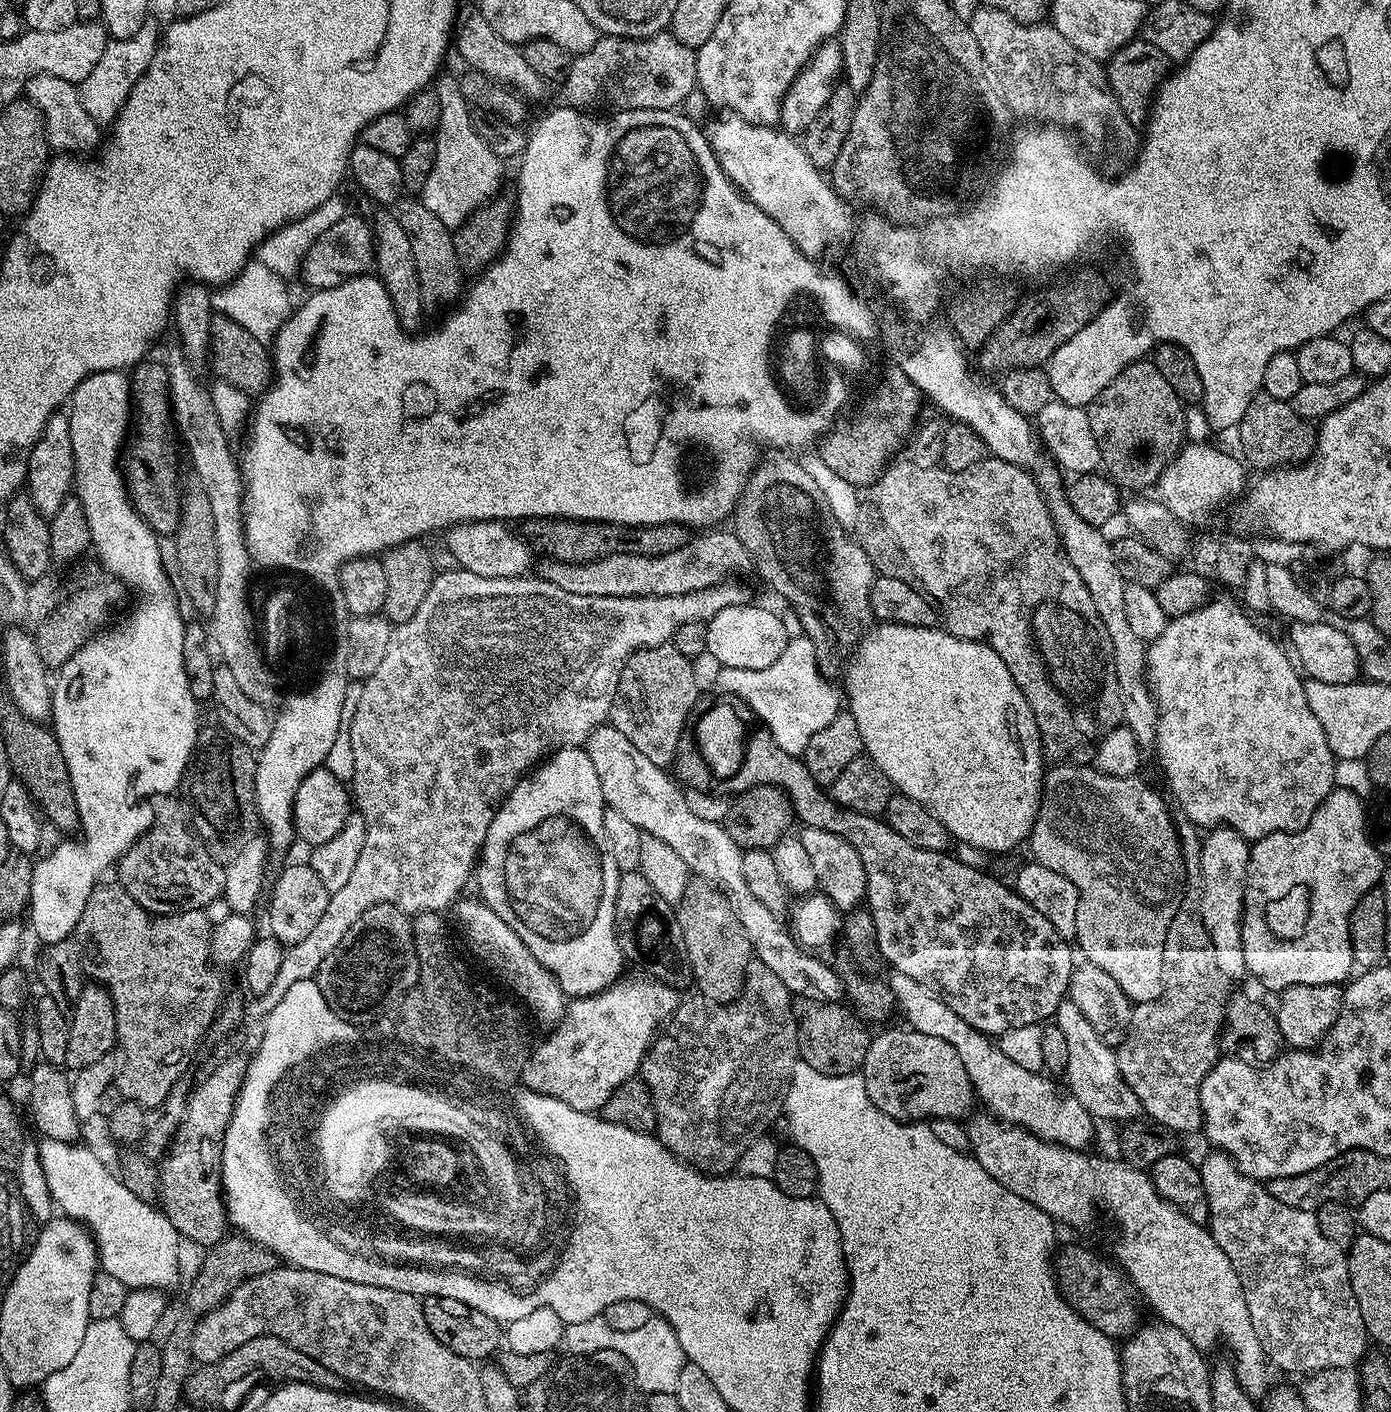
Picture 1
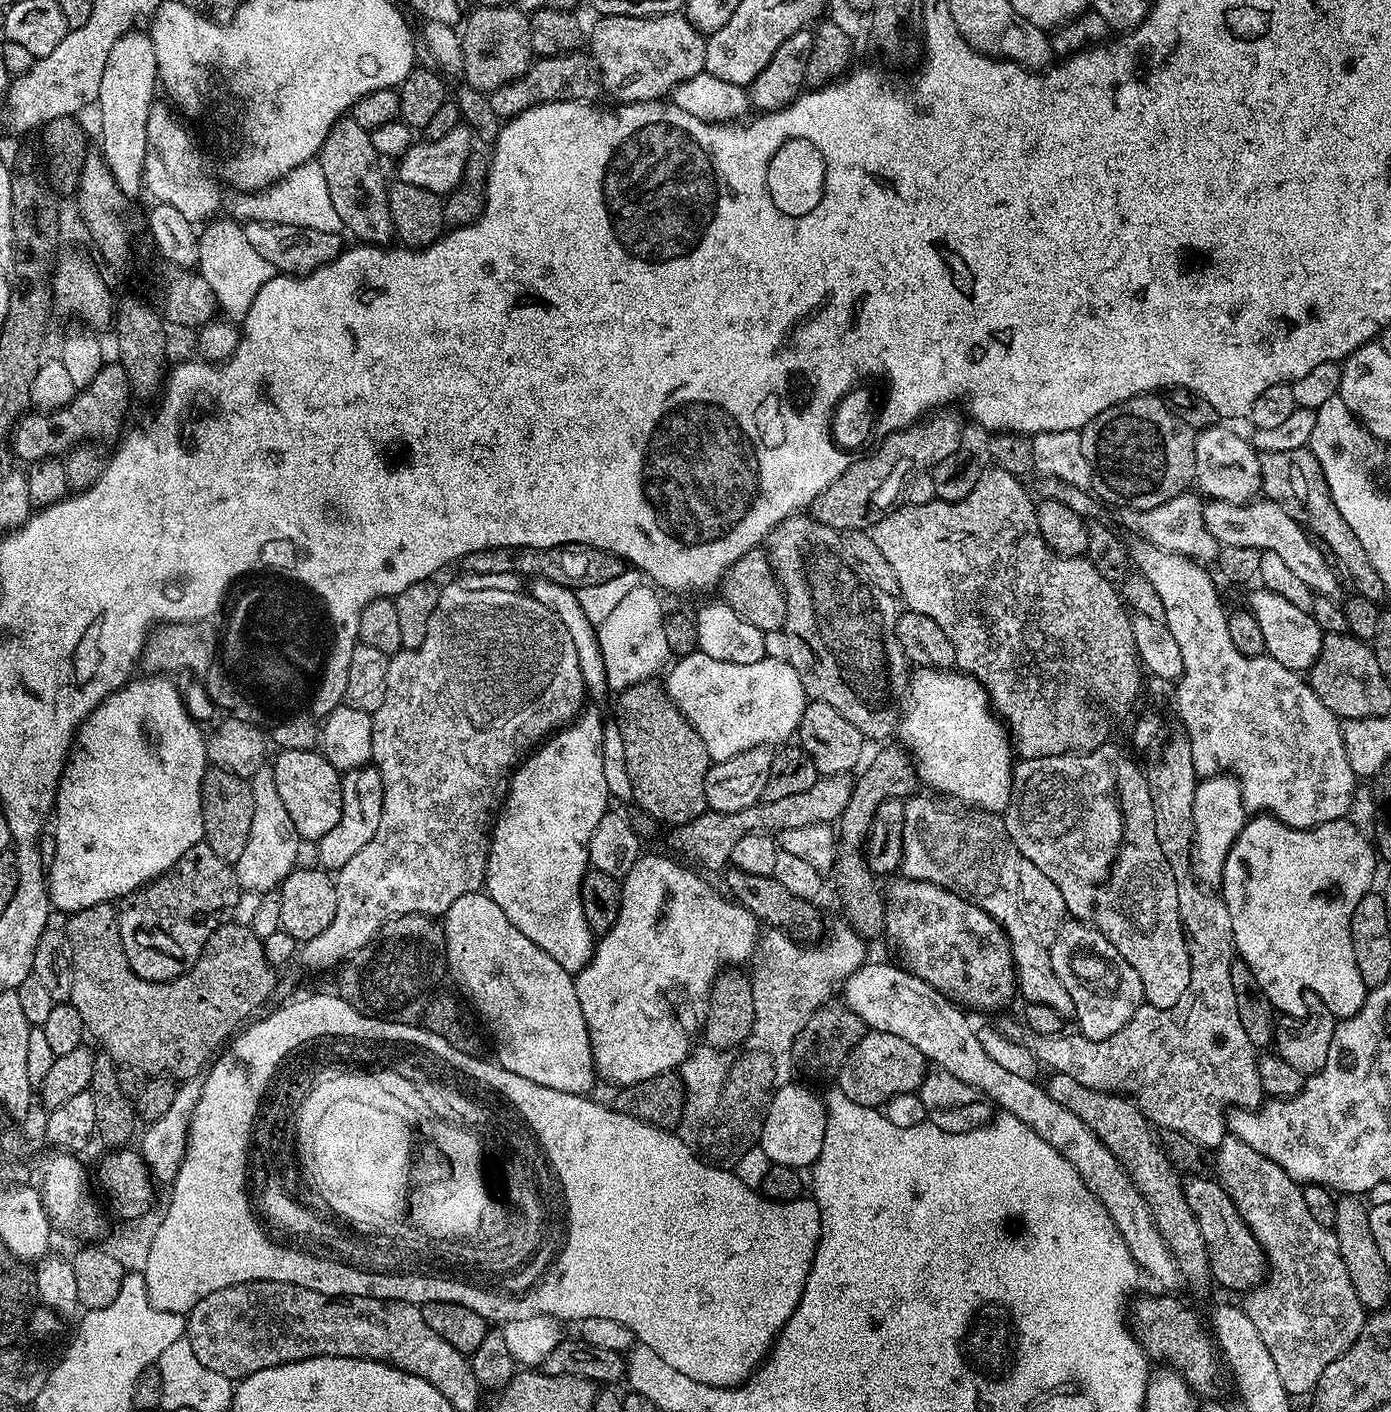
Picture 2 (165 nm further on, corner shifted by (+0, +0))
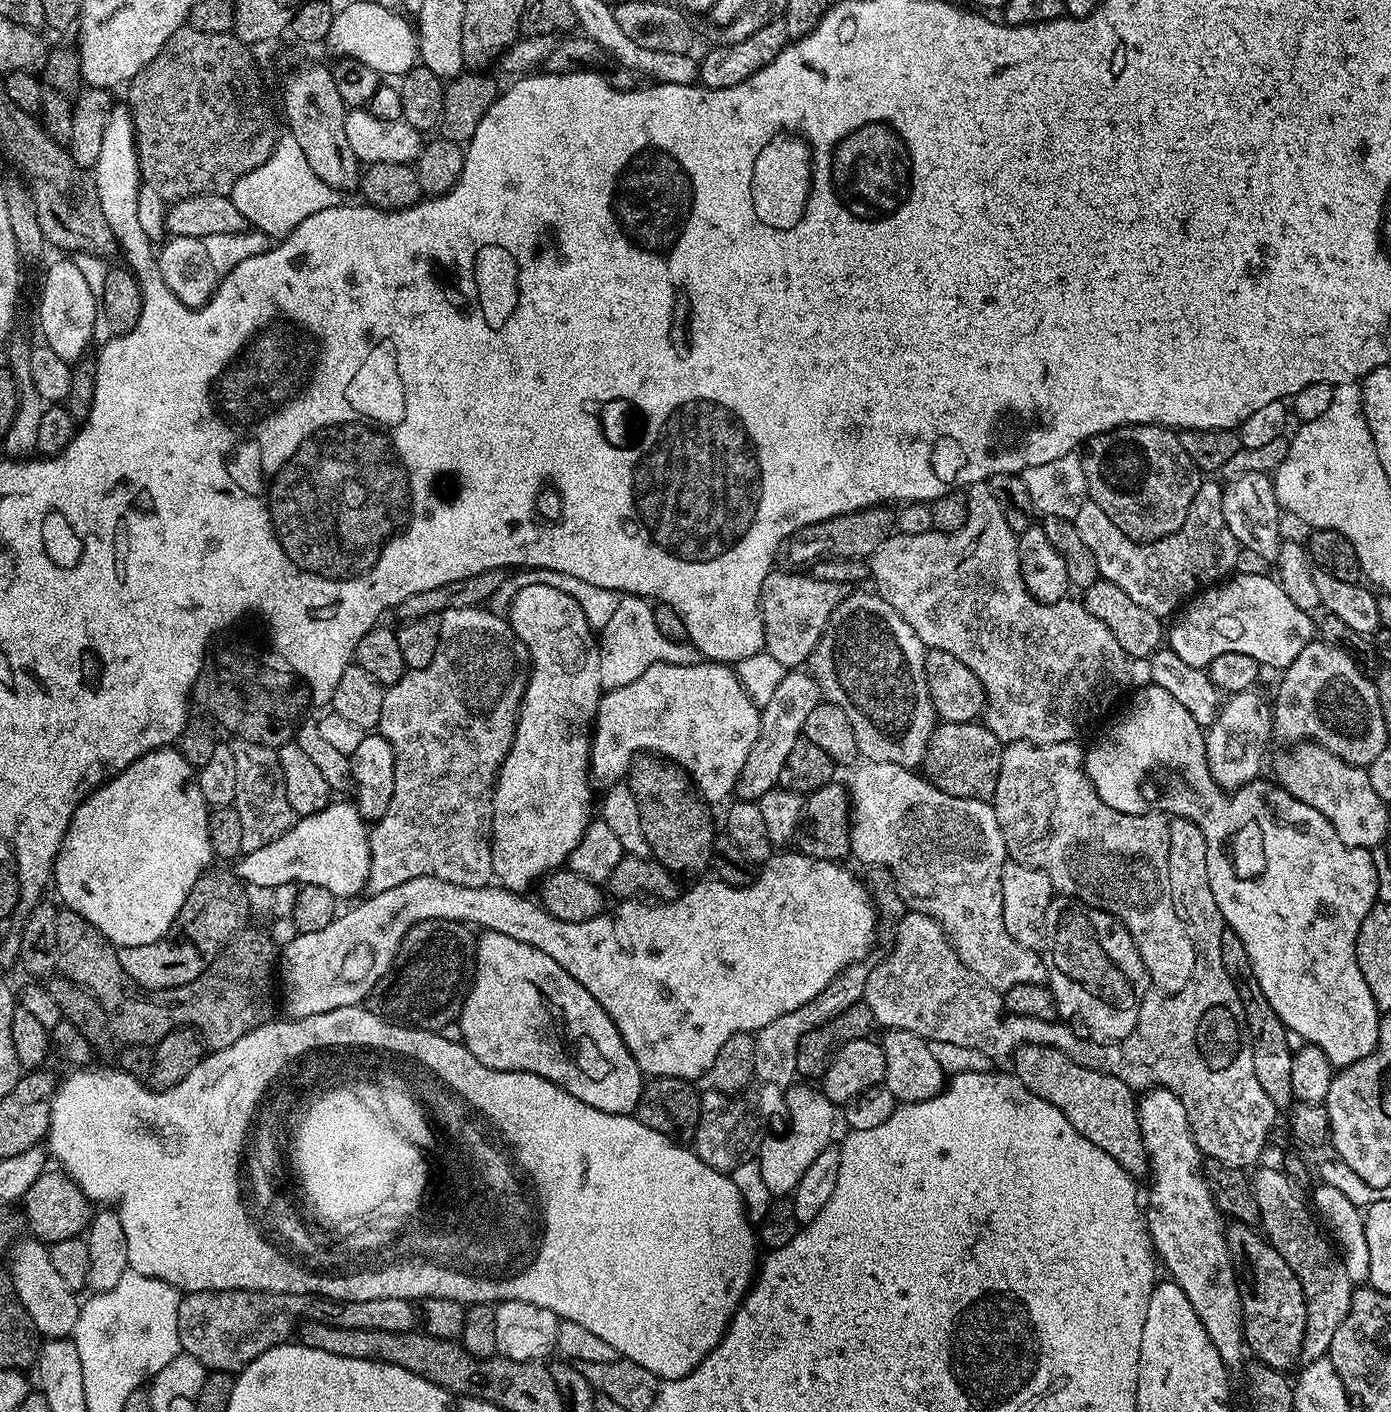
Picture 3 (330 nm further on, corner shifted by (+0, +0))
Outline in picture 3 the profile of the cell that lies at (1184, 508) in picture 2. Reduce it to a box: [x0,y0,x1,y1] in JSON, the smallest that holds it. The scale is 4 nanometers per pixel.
[1074,479,1241,618]

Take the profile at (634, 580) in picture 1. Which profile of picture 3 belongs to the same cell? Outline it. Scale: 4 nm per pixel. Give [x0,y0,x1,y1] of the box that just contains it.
[758,570,842,670]

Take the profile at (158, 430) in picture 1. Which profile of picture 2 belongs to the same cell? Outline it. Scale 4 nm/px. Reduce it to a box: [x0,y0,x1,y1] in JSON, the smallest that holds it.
[10,362,132,464]

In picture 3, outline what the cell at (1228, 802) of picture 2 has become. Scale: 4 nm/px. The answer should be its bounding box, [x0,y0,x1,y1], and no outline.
[1204,690,1274,793]

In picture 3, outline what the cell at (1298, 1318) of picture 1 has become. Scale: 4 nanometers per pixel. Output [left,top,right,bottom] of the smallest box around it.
[1250,1167,1354,1362]

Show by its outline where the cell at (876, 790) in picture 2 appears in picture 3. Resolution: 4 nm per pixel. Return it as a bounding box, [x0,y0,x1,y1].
[922,722,1004,801]

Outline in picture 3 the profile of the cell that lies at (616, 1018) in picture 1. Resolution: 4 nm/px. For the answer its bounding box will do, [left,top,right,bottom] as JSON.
[278,851,878,1082]

